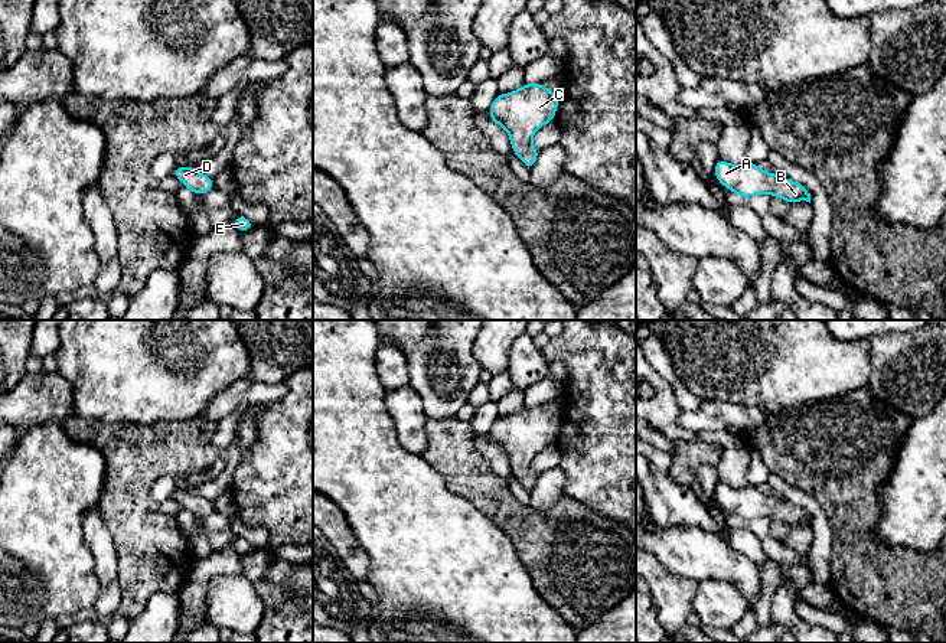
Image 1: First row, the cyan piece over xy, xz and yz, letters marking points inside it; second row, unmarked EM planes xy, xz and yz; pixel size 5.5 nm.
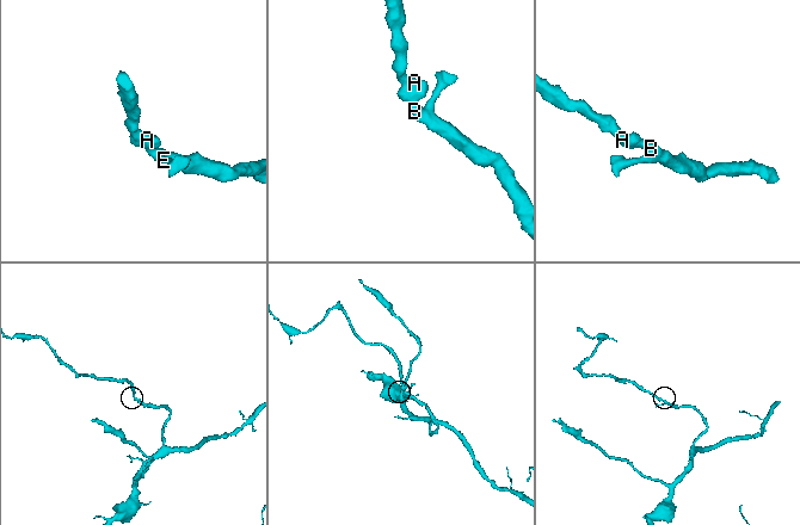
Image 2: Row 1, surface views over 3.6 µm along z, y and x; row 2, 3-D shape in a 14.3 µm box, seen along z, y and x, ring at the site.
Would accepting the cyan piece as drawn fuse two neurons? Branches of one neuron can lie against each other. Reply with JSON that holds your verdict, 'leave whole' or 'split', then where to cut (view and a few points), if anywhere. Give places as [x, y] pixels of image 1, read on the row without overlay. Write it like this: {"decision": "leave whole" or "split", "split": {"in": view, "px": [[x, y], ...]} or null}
{"decision": "leave whole", "split": null}

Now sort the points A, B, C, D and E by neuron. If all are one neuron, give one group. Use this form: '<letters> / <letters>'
A B C D E

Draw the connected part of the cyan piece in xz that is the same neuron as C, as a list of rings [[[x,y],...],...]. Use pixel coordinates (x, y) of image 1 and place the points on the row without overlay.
[[[538,405],[523,407],[509,417],[498,417],[489,431],[489,443],[506,453],[512,476],[519,479],[529,493],[539,477],[532,469],[534,456],[554,443],[558,425],[558,418]]]

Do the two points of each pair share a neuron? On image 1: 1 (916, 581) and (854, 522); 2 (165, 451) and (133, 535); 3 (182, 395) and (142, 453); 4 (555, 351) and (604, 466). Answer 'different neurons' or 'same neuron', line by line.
1: same neuron
2: same neuron
3: different neurons
4: same neuron

